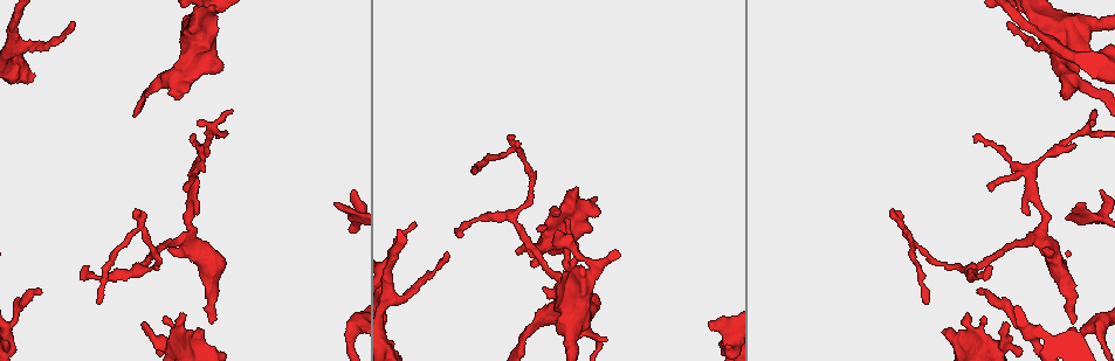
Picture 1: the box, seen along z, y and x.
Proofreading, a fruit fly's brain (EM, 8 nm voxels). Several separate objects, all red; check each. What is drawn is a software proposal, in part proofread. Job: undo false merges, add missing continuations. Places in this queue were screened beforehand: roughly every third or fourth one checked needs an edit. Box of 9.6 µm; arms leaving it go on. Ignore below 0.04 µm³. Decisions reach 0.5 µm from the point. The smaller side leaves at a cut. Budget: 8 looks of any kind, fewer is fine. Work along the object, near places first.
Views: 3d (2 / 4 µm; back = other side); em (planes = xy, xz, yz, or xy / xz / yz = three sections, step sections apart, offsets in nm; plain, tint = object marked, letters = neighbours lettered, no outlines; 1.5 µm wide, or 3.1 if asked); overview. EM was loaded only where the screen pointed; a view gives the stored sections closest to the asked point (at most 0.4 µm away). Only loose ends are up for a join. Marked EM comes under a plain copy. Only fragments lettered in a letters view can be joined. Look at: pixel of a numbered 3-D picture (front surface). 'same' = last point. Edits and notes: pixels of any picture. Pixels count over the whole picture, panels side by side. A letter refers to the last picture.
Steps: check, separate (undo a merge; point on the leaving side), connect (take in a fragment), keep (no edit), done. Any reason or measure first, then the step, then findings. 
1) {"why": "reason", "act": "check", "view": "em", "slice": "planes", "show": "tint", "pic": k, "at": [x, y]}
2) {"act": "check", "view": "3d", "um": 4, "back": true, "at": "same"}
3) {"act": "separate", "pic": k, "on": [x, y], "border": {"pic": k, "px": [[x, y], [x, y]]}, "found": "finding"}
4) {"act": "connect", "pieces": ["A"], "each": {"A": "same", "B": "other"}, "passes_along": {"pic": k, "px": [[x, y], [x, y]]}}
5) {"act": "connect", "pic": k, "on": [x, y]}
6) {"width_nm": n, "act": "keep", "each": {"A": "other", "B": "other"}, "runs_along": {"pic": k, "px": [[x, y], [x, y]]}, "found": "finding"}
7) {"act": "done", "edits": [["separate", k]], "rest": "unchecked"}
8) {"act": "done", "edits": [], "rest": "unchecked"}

{"why": "branch stops here", "act": "check", "view": "em", "slice": "planes", "show": "letters", "pic": 1, "at": [1072, 322]}

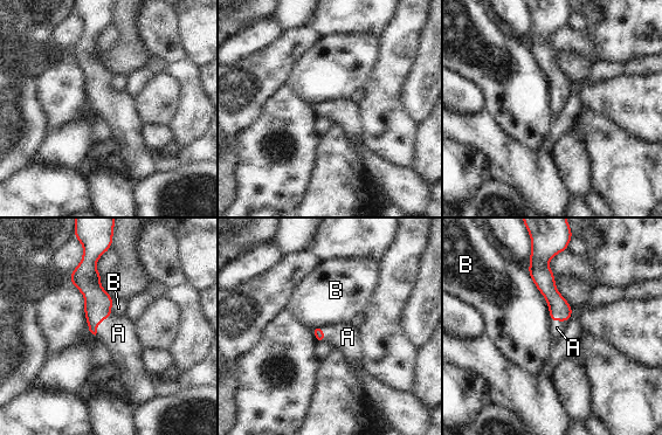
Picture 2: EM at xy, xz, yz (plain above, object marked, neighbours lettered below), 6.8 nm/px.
{"longest_contact_nm": ["B", 400], "act": "connect", "pieces": ["A"], "each": {"A": "same", "B": "other"}, "passes_along": {"pic": 2, "px": [[97, 308], [98, 322], [118, 333]]}, "found": "the cell continues"}

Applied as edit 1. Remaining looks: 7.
{"why": "redraw", "act": "check", "view": "overview"}

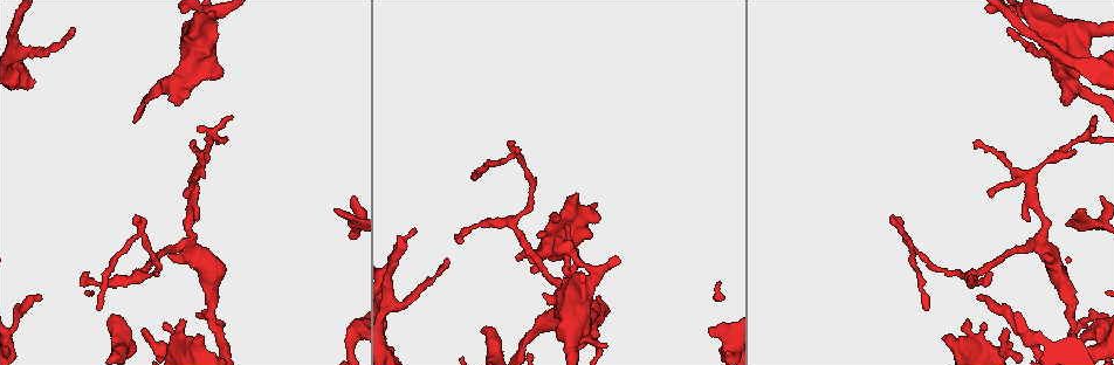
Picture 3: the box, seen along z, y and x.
{"why": "thick turns thin", "act": "check", "view": "3d", "um": 4, "pic": 3, "at": [1094, 32]}

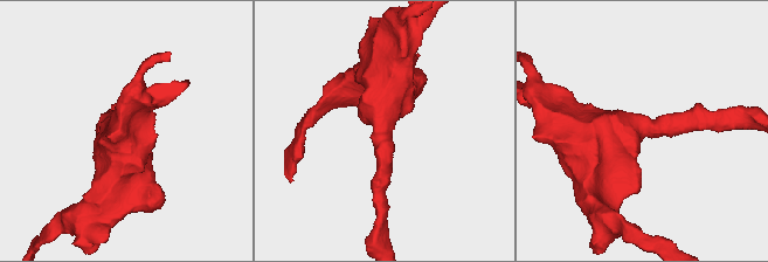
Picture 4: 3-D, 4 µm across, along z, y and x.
{"act": "check", "view": "em", "slice": "planes", "show": "tint", "pic": 4, "at": [642, 126]}

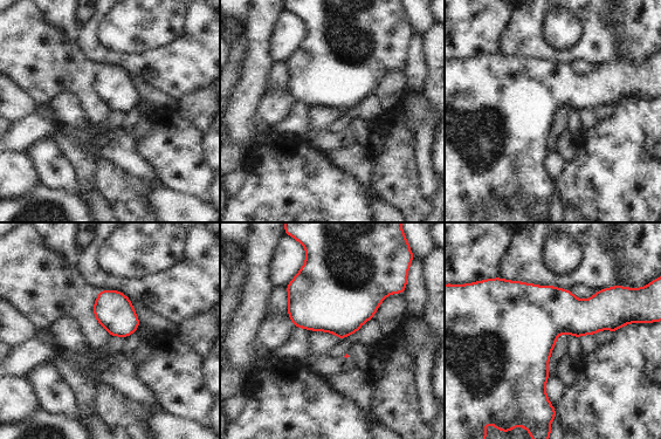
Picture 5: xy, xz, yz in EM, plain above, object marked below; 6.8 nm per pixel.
{"act": "check", "view": "em", "slice": "planes", "show": "letters", "at": "same"}

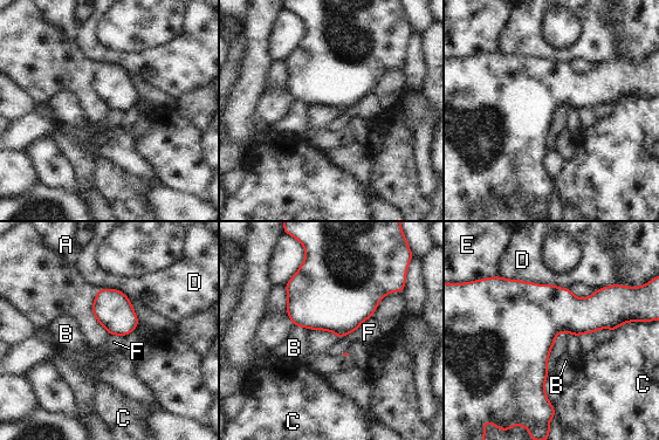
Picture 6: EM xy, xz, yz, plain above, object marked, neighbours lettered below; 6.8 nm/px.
{"act": "keep", "each": {"A": "other", "B": "other", "C": "other", "D": "other", "E": "other", "F": "other"}, "found": "all the same cell"}

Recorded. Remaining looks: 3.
{"why": "tapers out", "act": "check", "view": "em", "slice": "planes", "show": "letters", "pic": 3, "at": [133, 217]}

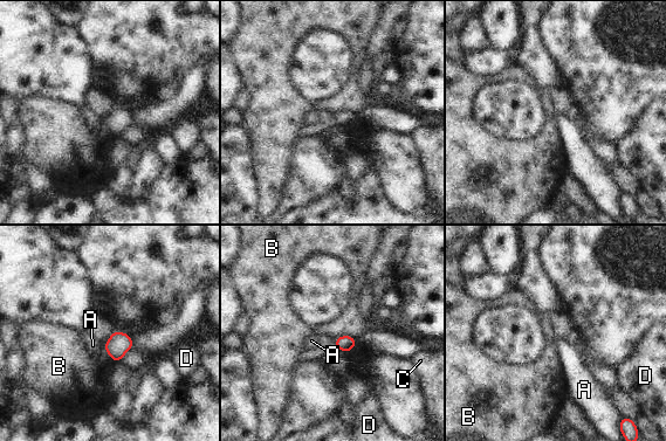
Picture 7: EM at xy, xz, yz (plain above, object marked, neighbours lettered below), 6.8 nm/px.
{"width_nm": 110, "act": "keep", "each": {"A": "other", "B": "other", "C": "other", "D": "other"}, "border": {"pic": 7, "px": [[105, 340], [105, 352], [114, 363]]}, "found": "no lettered fragment goes on from it"}

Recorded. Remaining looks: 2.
{"act": "done", "edits": [["connect", 2]], "rest": "unchecked"}

